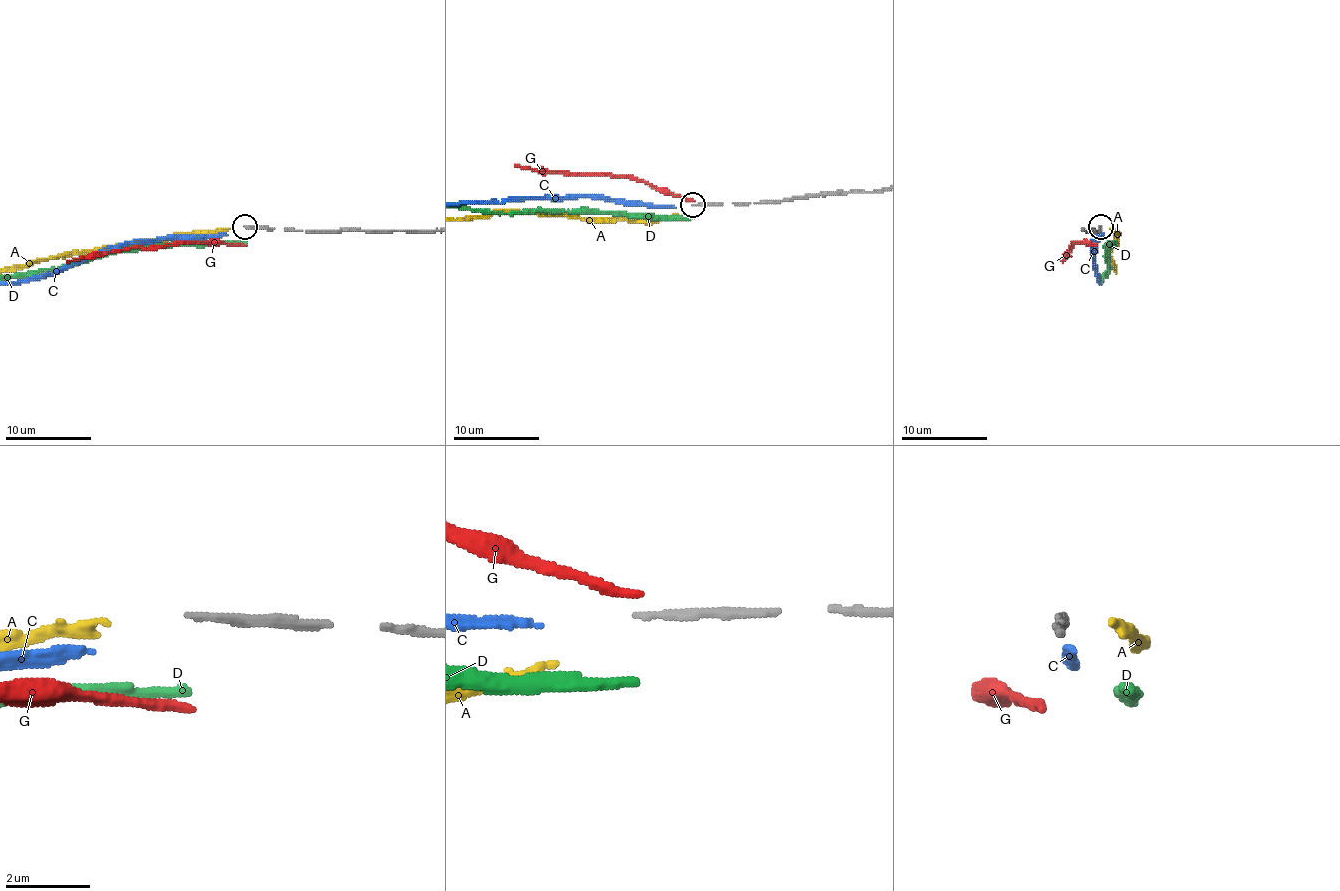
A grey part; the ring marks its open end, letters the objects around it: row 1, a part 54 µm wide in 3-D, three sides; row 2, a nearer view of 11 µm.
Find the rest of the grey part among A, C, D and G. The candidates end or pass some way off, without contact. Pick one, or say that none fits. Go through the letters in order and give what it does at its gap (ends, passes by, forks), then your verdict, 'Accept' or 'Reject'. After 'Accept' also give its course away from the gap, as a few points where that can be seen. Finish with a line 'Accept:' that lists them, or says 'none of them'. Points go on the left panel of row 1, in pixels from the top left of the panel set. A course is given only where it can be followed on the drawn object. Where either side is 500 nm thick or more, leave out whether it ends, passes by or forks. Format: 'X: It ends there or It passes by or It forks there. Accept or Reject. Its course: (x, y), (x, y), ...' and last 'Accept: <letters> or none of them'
A: It ends there. Reject
C: It ends there. Reject
D: It ends there. Reject
G: It ends there. Reject
Accept: none of them

